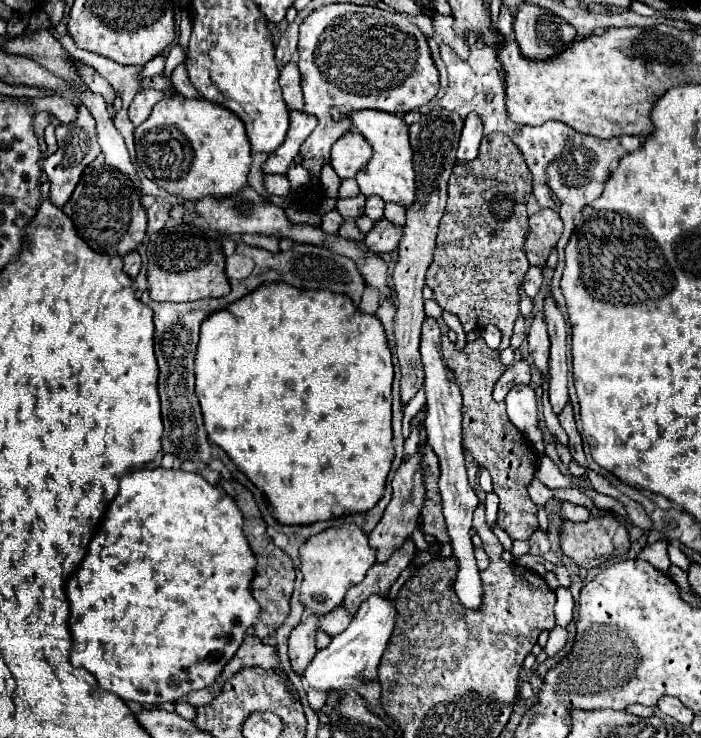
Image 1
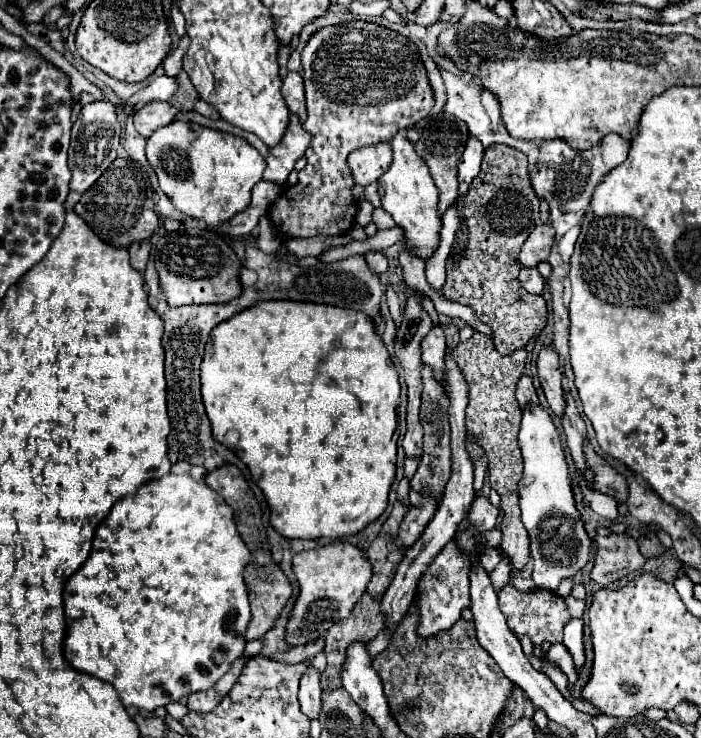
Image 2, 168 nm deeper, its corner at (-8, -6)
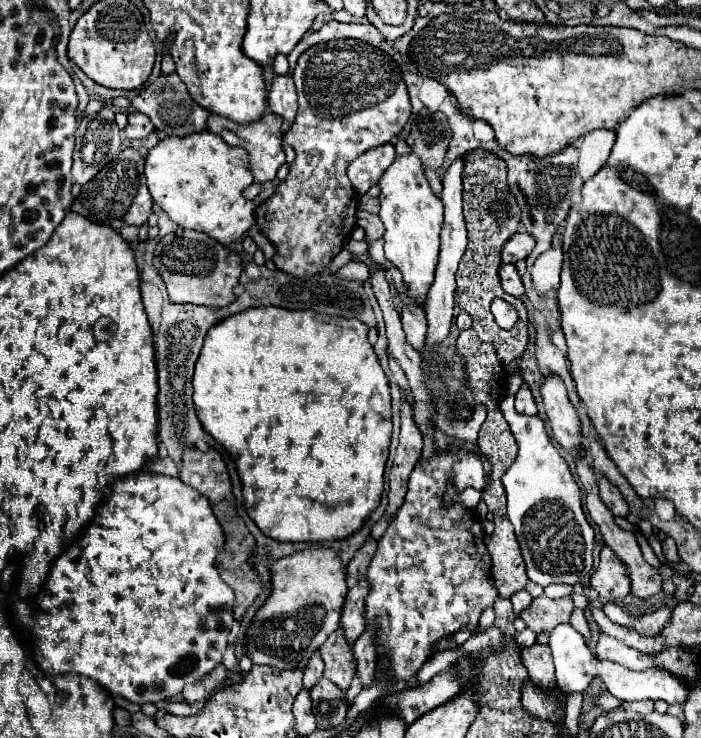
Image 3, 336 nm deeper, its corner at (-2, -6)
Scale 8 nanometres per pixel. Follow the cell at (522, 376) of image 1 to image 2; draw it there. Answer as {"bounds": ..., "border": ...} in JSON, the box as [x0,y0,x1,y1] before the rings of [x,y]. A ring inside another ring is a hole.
{"bounds":[516,376,538,410],"border":[[[522,376],[520,382],[518,382],[518,388],[516,388],[516,400],[520,404],[520,408],[524,410],[526,406],[534,406],[538,404],[538,396],[536,396],[536,390],[532,386],[532,378],[530,376]]]}

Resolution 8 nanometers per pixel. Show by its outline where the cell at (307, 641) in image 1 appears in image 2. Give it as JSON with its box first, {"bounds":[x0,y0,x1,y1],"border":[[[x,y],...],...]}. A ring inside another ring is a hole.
{"bounds":[298,668,322,718],"border":[[[308,668],[306,674],[300,680],[300,692],[298,692],[298,700],[302,706],[302,712],[308,718],[318,718],[320,714],[320,696],[322,696],[322,688],[320,688],[320,672],[316,668]]]}

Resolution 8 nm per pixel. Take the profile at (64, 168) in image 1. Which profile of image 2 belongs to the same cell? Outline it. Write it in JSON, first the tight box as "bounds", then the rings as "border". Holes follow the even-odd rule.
{"bounds":[68,100,124,192],"border":[[[110,100],[86,104],[80,112],[80,118],[74,122],[72,142],[70,142],[70,150],[68,150],[68,166],[72,168],[70,190],[84,192],[116,160],[118,146],[120,146],[120,140],[124,136],[124,130],[118,122],[118,116],[116,116],[116,106],[118,104],[114,104]]]}

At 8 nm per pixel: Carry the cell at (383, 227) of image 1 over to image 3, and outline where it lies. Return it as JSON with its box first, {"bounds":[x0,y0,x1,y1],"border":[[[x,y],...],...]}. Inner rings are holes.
{"bounds":[336,258,370,282],"border":[[[354,258],[354,260],[350,260],[346,266],[342,266],[342,270],[336,272],[336,274],[340,274],[342,278],[352,278],[352,280],[366,282],[366,280],[370,278],[370,268],[368,268],[366,262]]]}

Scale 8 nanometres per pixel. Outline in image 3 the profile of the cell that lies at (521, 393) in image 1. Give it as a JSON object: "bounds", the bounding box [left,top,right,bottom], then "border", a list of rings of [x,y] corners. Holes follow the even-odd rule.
{"bounds":[500,396,594,586],"border":[[[510,396],[500,400],[500,410],[518,442],[518,456],[504,474],[502,484],[508,496],[508,518],[526,562],[526,574],[540,586],[552,582],[576,584],[590,574],[594,550],[594,530],[584,518],[580,488],[574,482],[568,464],[552,446],[540,416],[518,414]]]}

